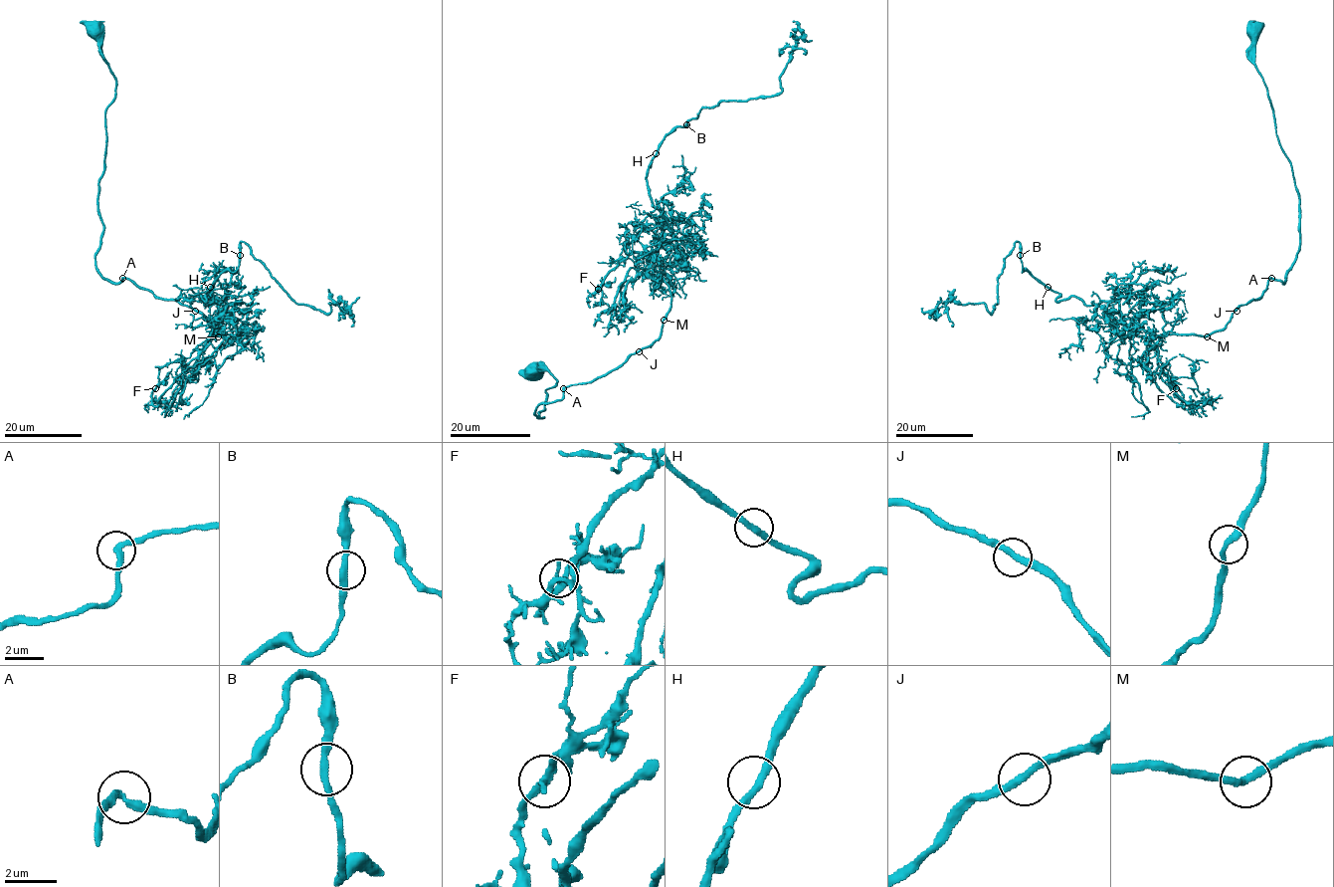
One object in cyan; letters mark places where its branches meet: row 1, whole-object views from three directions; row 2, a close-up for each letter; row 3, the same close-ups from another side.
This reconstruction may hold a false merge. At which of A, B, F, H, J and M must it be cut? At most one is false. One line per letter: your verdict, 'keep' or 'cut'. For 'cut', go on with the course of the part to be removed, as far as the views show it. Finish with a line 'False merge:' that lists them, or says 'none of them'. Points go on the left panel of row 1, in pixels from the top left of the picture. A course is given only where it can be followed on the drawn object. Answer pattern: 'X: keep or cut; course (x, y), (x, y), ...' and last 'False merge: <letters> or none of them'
A: keep
B: keep
F: keep
H: keep
J: keep
M: keep
False merge: none of them

